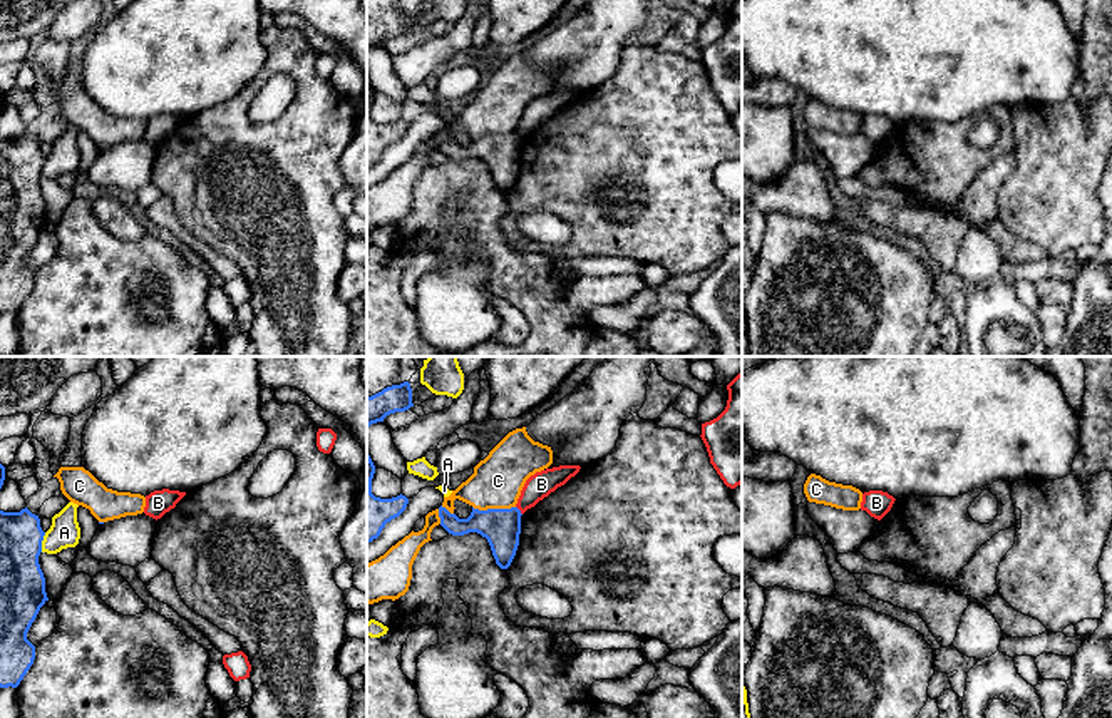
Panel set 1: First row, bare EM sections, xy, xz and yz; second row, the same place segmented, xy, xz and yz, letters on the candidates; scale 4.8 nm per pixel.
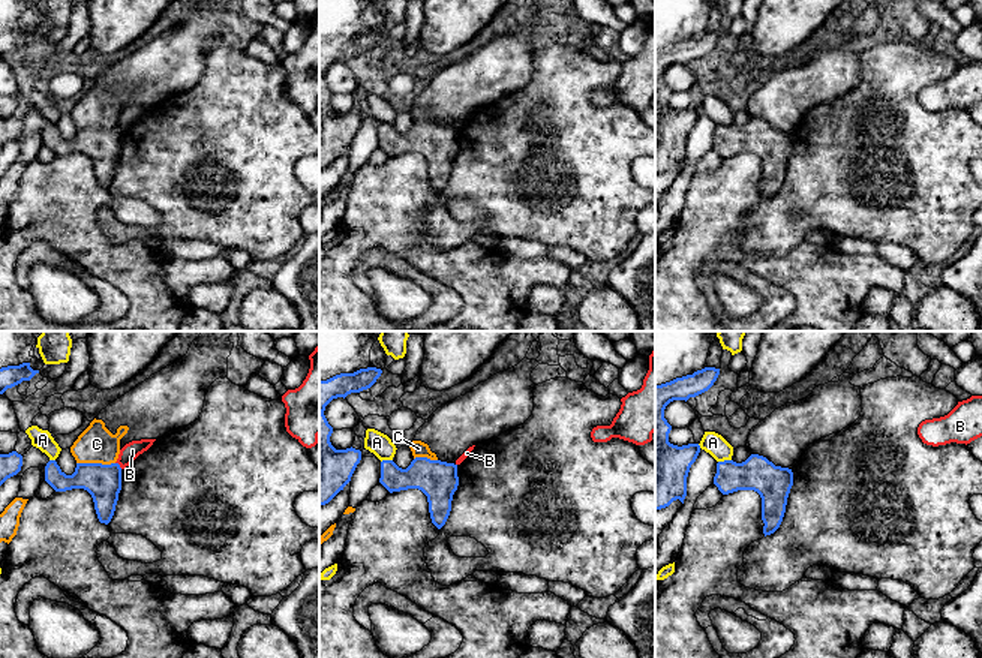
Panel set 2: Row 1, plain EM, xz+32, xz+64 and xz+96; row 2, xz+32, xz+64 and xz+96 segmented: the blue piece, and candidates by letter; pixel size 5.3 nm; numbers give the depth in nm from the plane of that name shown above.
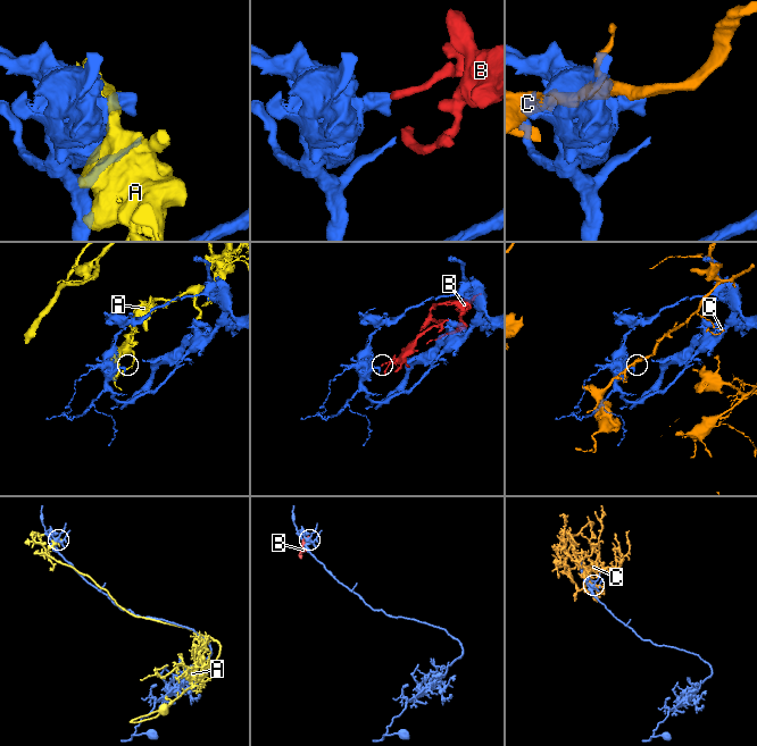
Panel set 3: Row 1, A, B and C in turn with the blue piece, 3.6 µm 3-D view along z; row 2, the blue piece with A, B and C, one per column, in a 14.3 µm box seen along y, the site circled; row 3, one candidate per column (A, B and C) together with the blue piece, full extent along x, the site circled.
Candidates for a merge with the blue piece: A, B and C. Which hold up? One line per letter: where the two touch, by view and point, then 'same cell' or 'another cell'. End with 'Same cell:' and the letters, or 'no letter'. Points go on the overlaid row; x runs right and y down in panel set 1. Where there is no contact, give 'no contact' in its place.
A: meets blue in xy at (41, 543); another cell
B: meets blue in xz at (519, 511); another cell
C: meets blue in xz at (494, 509); another cell
Same cell: no letter

